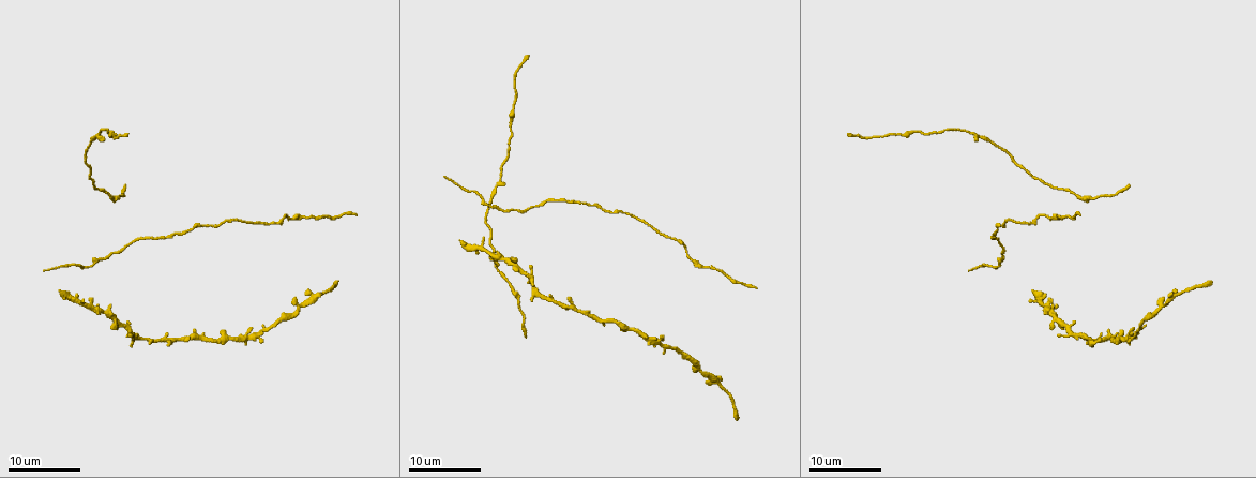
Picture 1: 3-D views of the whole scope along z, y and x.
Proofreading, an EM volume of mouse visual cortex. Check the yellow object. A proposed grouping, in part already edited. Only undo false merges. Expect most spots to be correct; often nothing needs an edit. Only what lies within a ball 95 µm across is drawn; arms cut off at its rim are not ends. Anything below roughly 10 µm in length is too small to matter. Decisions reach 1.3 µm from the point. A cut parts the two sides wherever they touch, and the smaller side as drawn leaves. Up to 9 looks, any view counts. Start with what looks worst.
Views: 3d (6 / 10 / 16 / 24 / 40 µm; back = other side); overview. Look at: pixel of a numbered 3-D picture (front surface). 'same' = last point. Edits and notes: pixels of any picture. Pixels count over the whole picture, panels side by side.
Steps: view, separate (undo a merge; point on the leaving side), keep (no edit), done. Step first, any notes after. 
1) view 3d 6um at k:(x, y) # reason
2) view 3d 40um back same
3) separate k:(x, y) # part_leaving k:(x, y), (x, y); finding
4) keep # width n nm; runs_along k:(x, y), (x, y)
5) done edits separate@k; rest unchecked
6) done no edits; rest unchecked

view 3d 24um at 1:(1003, 251)

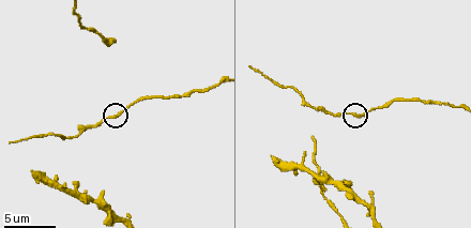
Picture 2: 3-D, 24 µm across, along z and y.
view 3d 6um at 2:(116, 116) # zoom in

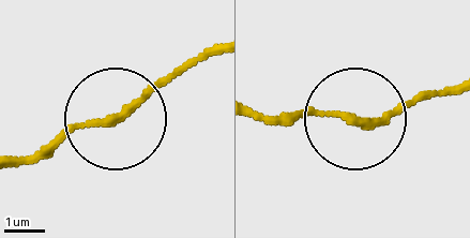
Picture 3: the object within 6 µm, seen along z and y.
keep # one cell here

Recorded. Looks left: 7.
view 3d 24um at 1:(1037, 220) # sudden change in width

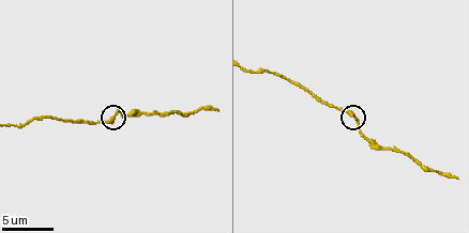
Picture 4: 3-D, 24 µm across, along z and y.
view 3d 6um at 4:(354, 115)

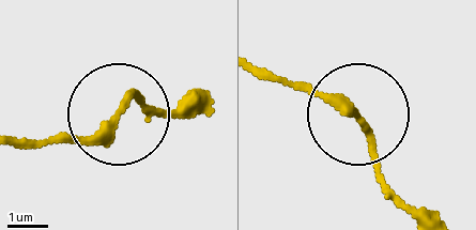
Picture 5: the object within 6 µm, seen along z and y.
keep # continuous, no second cell

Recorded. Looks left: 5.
view 3d 16um at 1:(632, 330) # thin neck

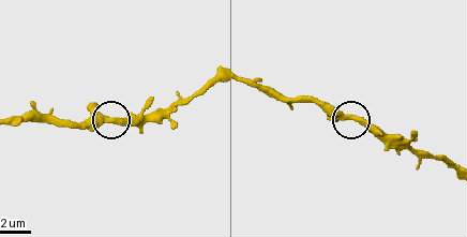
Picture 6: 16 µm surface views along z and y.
view 3d 6um at 6:(355, 119) # closer look

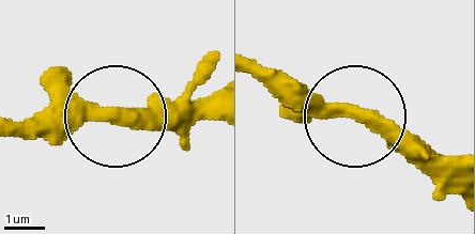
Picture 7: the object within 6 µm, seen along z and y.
keep # runs_along 7:(262, 79), (354, 110), (443, 191); one cell here

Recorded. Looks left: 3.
view 3d 16um at 1:(1173, 297)

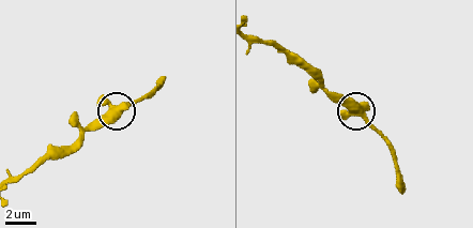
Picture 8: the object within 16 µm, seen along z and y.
view 3d 10um at 8:(357, 111) # closer look

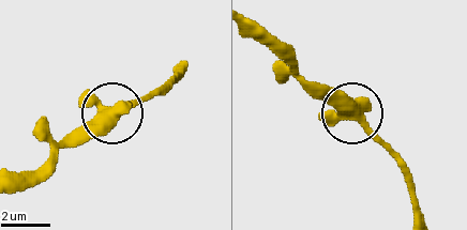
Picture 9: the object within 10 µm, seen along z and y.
keep # runs_along 9:(13, 193), (56, 151), (80, 143), (105, 121), (164, 86); one cell here

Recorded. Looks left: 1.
done no edits; rest unchecked

